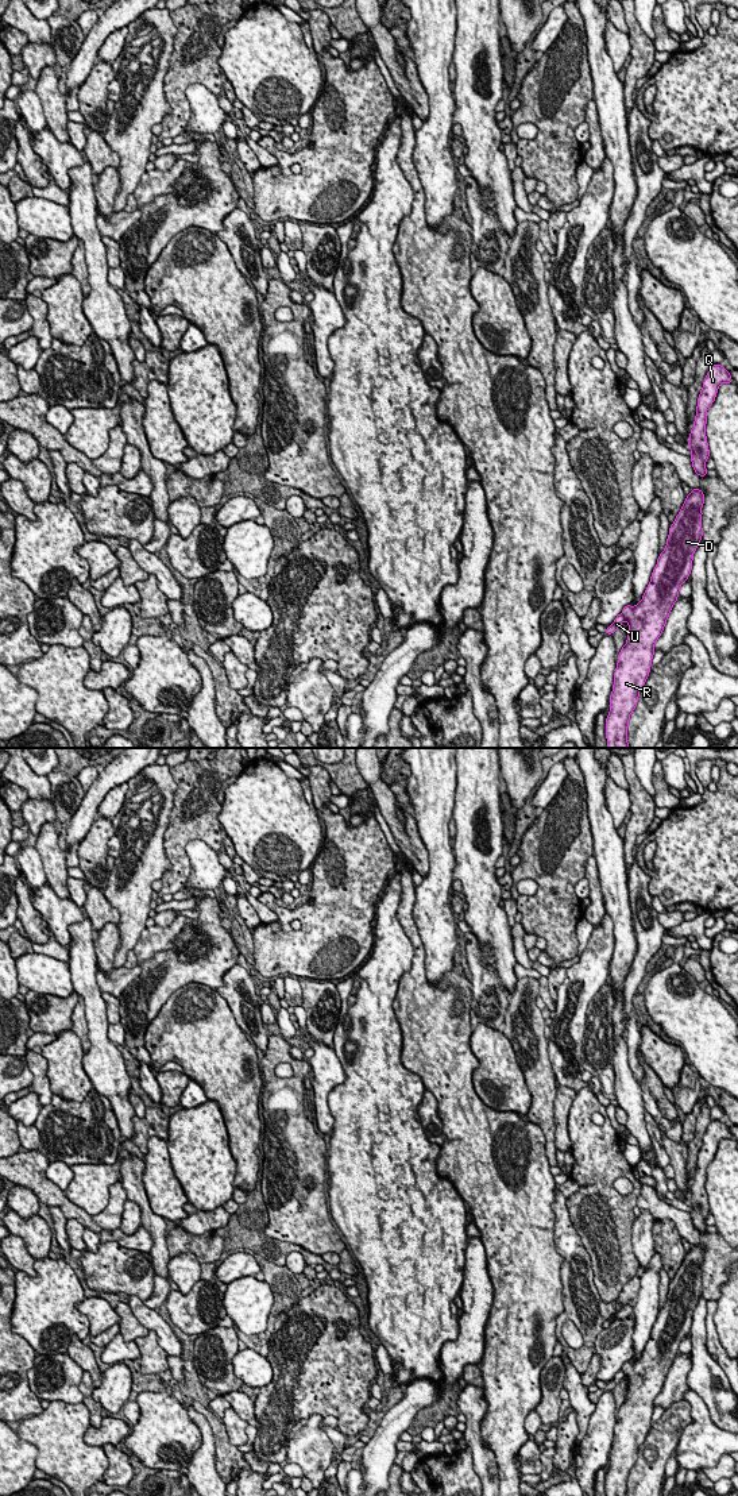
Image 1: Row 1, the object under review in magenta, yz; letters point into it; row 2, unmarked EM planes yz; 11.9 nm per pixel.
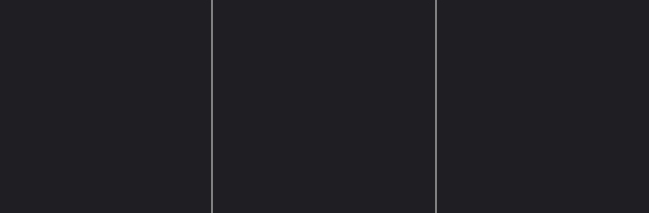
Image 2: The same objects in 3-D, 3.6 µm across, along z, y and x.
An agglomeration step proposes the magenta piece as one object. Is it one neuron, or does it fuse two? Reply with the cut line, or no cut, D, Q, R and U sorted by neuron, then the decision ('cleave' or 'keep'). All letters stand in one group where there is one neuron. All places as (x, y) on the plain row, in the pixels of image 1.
cut in yz along (621, 1369), (625, 1376); D Q R / U; cleave

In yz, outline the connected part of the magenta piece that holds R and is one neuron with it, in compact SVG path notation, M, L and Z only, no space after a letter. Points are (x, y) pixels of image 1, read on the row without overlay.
M692 1245L671 1280L666 1302L658 1311L642 1356L634 1364L630 1360L622 1365L629 1391L617 1414L606 1473L607 1496L627 1496L630 1470L650 1430L654 1400L679 1354L681 1341L691 1331L693 1310L703 1292L703 1260L703 1246Z

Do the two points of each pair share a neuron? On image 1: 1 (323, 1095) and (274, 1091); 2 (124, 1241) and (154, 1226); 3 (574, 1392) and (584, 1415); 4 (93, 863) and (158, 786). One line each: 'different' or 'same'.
1: different
2: different
3: same
4: different

